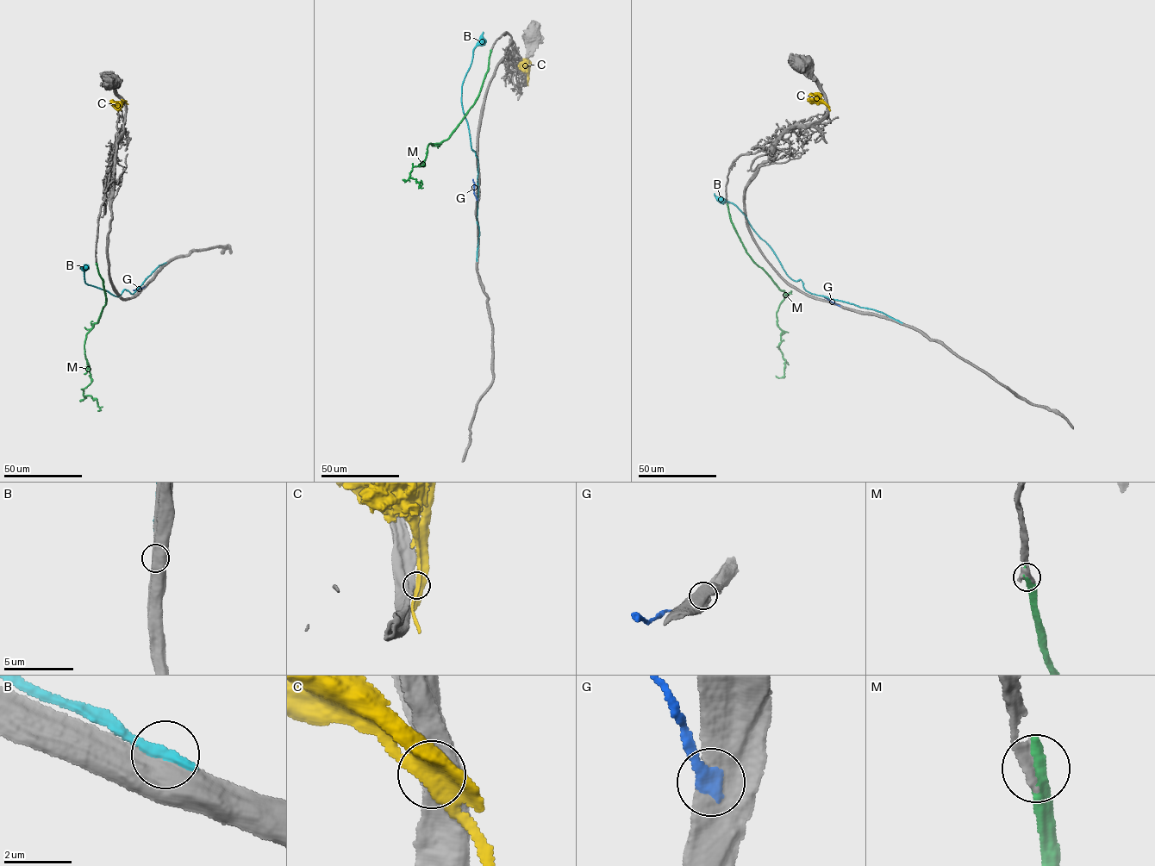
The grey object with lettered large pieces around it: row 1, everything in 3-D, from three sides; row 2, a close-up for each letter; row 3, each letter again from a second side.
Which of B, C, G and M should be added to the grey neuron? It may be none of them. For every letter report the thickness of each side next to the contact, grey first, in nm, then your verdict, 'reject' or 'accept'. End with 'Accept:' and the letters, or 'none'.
B: calibres 750 and 360 nm; reject
C: calibres 800 and 550 nm; reject
G: calibres 850 and 360 nm; reject
M: calibres 460 and 600 nm; accept
Accept: M

